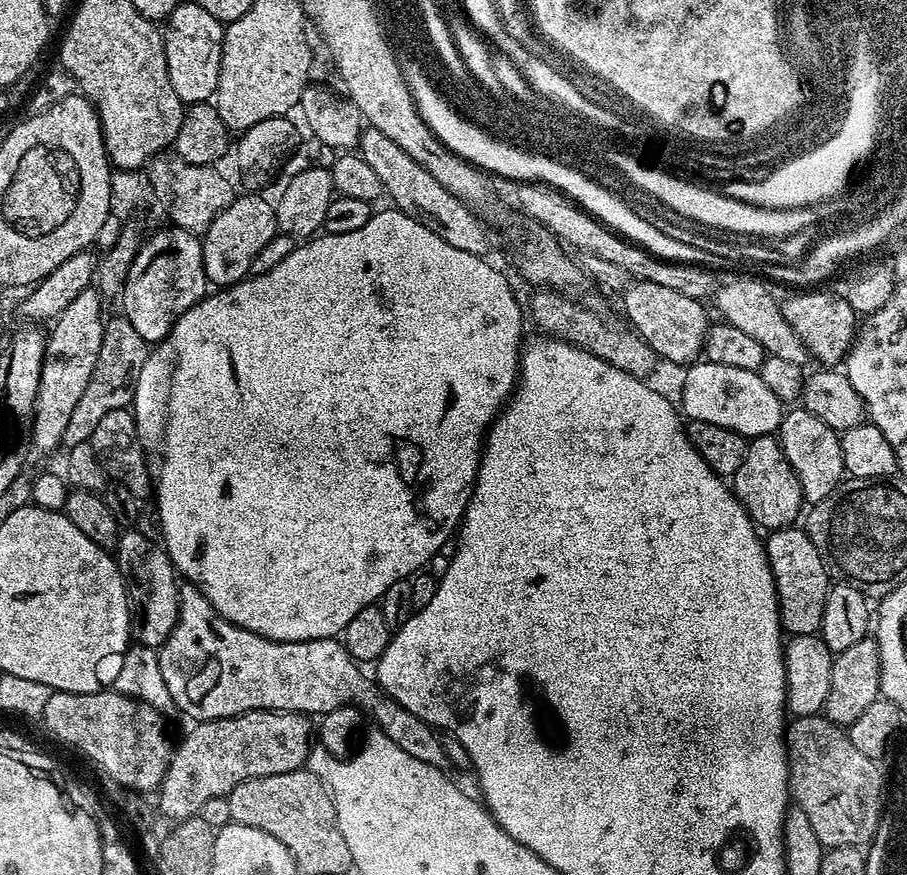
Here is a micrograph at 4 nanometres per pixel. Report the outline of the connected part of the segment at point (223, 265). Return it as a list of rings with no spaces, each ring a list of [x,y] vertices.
[[[260,194],[244,195],[232,199],[230,206],[223,208],[218,218],[214,218],[202,233],[204,269],[209,285],[227,286],[245,279],[251,273],[254,254],[258,254],[258,250],[278,234],[273,201],[263,200]]]

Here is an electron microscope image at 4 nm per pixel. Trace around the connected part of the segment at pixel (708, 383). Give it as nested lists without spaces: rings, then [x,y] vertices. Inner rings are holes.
[[[709,360],[693,362],[685,372],[688,373],[680,388],[678,404],[688,420],[714,422],[714,426],[726,426],[726,430],[734,430],[745,438],[770,436],[779,429],[781,402],[774,398],[770,386],[762,382],[759,372],[738,370],[738,366],[718,366]]]

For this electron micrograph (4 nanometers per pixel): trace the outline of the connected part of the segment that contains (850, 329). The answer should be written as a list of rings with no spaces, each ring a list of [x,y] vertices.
[[[800,290],[788,301],[783,301],[782,311],[786,322],[798,334],[798,338],[804,343],[809,357],[814,361],[821,360],[821,365],[836,366],[845,359],[848,350],[852,346],[852,341],[856,339],[858,331],[858,316],[848,305],[847,299],[843,295],[831,296],[828,290]]]

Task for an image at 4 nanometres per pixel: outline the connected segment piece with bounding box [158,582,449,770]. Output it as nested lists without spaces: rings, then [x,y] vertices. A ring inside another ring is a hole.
[[[184,582],[179,585],[179,590],[178,622],[167,642],[160,645],[158,655],[162,677],[168,683],[175,707],[180,712],[184,711],[192,722],[221,720],[258,710],[323,714],[350,704],[359,708],[361,713],[368,715],[369,712],[373,722],[376,723],[373,725],[384,732],[386,738],[394,742],[394,746],[406,750],[406,754],[410,754],[413,758],[418,758],[418,762],[426,762],[441,770],[449,767],[448,752],[440,745],[441,737],[437,735],[432,725],[410,714],[410,710],[398,706],[394,698],[390,698],[380,689],[375,679],[368,677],[367,680],[364,677],[365,669],[352,659],[339,639],[307,640],[306,642],[267,640],[222,618],[194,585]]]

